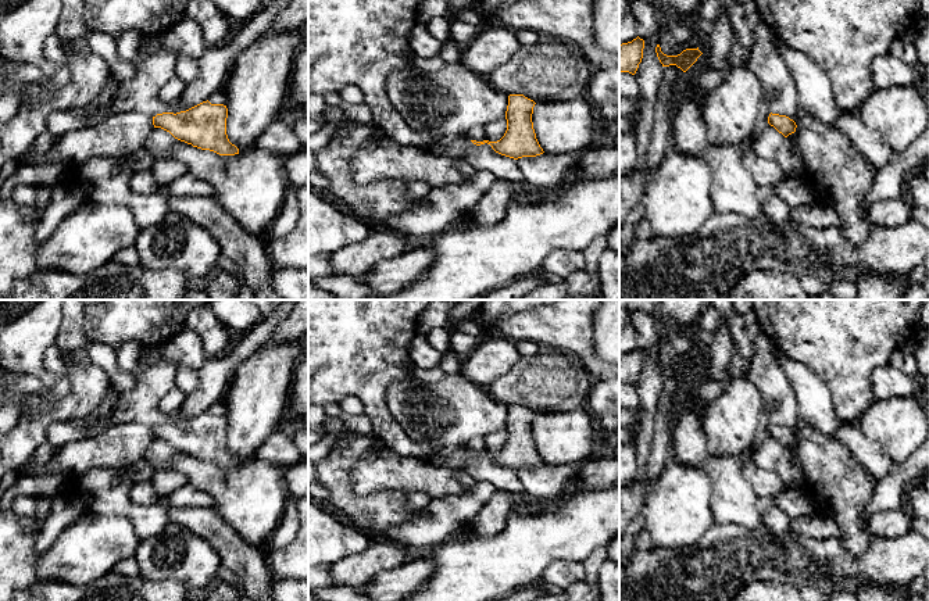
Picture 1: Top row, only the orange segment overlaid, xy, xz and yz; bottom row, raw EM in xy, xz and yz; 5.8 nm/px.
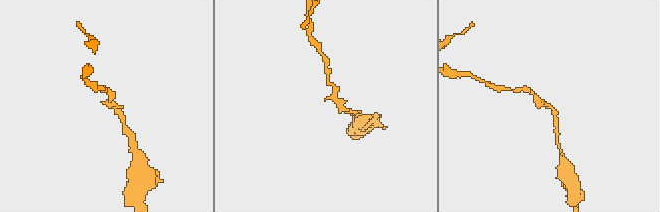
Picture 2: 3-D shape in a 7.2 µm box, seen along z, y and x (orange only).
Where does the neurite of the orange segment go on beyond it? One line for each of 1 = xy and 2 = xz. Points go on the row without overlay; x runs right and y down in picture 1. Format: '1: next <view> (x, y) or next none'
1: next none
2: next none

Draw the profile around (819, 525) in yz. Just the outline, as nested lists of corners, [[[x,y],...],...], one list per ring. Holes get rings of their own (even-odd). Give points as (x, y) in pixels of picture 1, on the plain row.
[[[817,509],[808,515],[792,518],[790,529],[801,536],[817,540],[842,536],[840,526],[828,509]]]

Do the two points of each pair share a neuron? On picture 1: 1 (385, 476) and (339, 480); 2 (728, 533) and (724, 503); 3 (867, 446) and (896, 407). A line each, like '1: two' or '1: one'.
1: two
2: two
3: two

